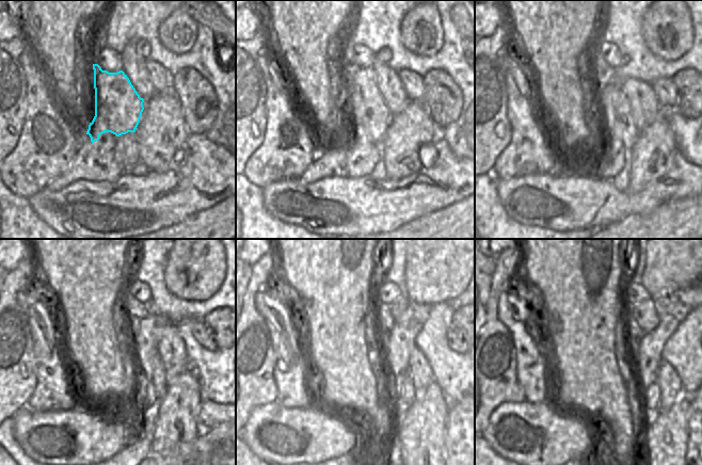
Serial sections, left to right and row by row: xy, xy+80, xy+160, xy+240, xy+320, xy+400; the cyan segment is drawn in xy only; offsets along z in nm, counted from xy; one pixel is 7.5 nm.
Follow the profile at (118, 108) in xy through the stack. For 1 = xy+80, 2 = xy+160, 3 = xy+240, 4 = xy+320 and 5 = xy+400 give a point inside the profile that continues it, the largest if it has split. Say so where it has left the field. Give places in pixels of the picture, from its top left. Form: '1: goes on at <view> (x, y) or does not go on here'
1: goes on at xy+80 (369, 118)
2: goes on at xy+160 (613, 127)
3: goes on at xy+240 (153, 385)
4: goes on at xy+320 (401, 386)
5: goes on at xy+400 (650, 390)

